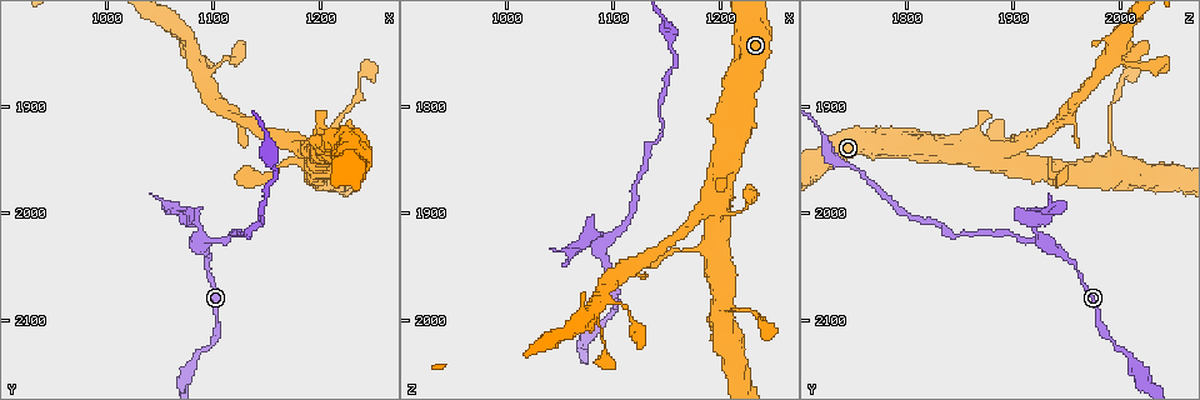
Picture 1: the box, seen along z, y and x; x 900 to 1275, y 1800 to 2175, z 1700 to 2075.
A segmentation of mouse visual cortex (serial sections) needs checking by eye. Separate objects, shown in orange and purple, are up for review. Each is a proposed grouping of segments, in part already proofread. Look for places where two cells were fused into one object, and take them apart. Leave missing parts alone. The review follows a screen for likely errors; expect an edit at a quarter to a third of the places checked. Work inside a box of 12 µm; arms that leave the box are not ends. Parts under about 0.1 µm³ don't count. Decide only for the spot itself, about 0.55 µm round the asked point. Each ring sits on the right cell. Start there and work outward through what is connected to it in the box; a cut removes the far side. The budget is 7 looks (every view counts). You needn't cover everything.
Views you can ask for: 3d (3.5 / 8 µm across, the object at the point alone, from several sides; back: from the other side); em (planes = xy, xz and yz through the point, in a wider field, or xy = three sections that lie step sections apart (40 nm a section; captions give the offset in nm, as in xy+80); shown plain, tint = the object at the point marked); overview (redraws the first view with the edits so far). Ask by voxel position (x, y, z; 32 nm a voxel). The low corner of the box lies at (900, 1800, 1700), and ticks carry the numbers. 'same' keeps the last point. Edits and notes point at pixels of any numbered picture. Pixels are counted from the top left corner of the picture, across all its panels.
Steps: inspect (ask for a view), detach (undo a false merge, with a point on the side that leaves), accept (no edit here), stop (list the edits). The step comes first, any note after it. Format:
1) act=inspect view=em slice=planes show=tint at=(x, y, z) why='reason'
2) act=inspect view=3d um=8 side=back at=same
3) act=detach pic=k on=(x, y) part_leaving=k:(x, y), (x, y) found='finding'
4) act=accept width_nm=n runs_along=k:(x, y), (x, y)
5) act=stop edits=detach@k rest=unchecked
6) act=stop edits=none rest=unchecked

act=inspect view=em slice=planes show=tint at=(1090, 2024, 1926) why='arms part here'

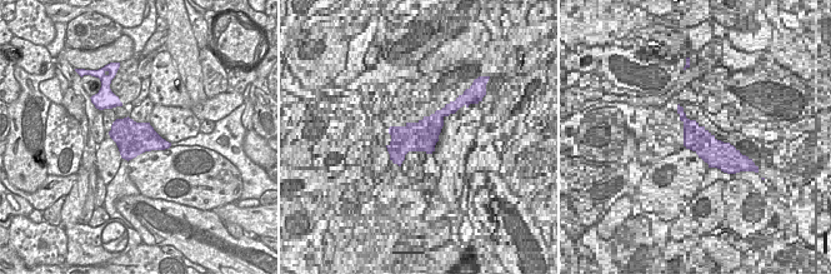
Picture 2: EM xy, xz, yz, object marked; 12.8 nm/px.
act=inspect view=3d um=3.5 at=same

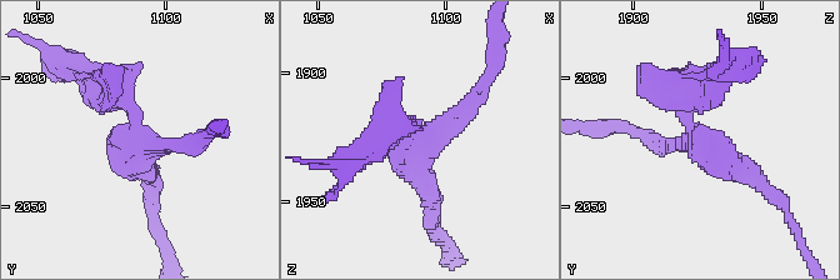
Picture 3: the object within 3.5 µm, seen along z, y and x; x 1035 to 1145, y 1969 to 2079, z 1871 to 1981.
act=detach pic=3 on=(658, 83) found='a second cell is stuck on'

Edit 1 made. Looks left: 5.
act=inspect view=em slice=xy step=3 show=tint at=(1182, 1940, 1900) why='sharp bend'

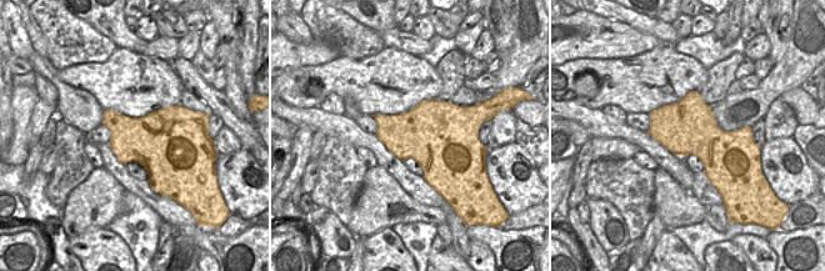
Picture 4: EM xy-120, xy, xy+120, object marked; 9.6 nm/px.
act=inspect view=3d um=3.5 at=same why='wider look'

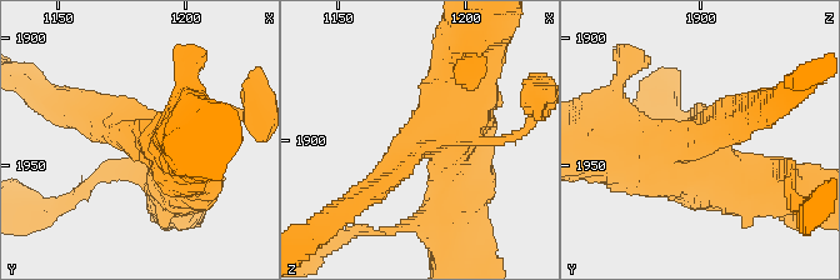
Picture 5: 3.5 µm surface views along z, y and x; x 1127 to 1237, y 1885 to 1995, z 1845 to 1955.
act=accept runs_along=5:(618, 151), (689, 148), (755, 190) found='one cell here'

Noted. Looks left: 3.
act=inspect view=3d um=3.5 at=(1114, 1856, 1994) why='narrows sharply'

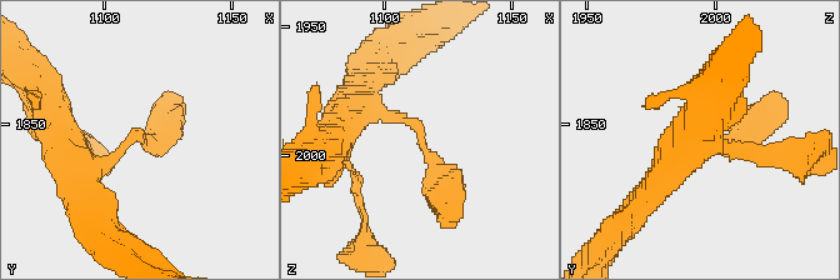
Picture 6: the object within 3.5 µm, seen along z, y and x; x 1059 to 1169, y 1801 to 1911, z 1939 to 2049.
act=accept runs_along=6:(358, 105), (419, 128), (445, 204) found='continuous, no second cell'

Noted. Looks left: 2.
act=stop edits=detach@3 rest=unchecked

